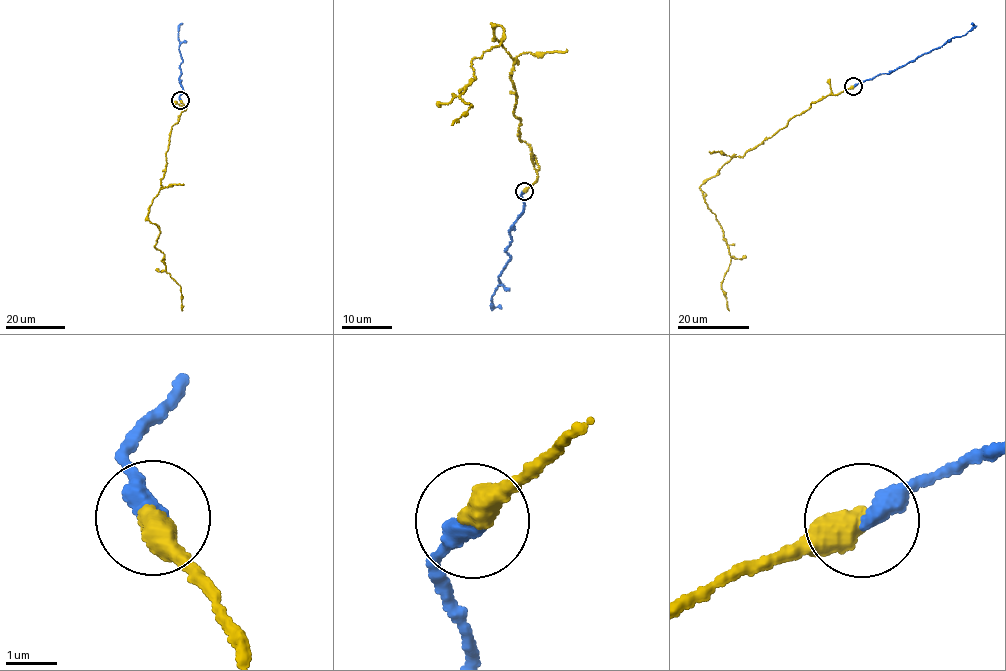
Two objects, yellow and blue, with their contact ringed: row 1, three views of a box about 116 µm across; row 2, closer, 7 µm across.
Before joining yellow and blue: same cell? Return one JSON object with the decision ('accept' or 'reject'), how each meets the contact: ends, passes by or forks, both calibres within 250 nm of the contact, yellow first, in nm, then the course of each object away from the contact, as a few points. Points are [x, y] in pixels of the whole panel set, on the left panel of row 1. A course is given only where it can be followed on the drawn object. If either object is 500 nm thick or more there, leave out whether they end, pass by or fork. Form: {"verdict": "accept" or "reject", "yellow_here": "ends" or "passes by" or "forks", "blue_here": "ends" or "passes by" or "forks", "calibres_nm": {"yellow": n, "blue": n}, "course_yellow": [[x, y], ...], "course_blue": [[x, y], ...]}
{"verdict": "accept", "calibres_nm": {"yellow": 550, "blue": 400}, "course_yellow": [[180, 100], [186, 108], [171, 127], [162, 187], [147, 214], [158, 226], [154, 246], [180, 286], [182, 311]], "course_blue": [[180, 100], [183, 89], [180, 65], [183, 61], [178, 36], [183, 23]]}

